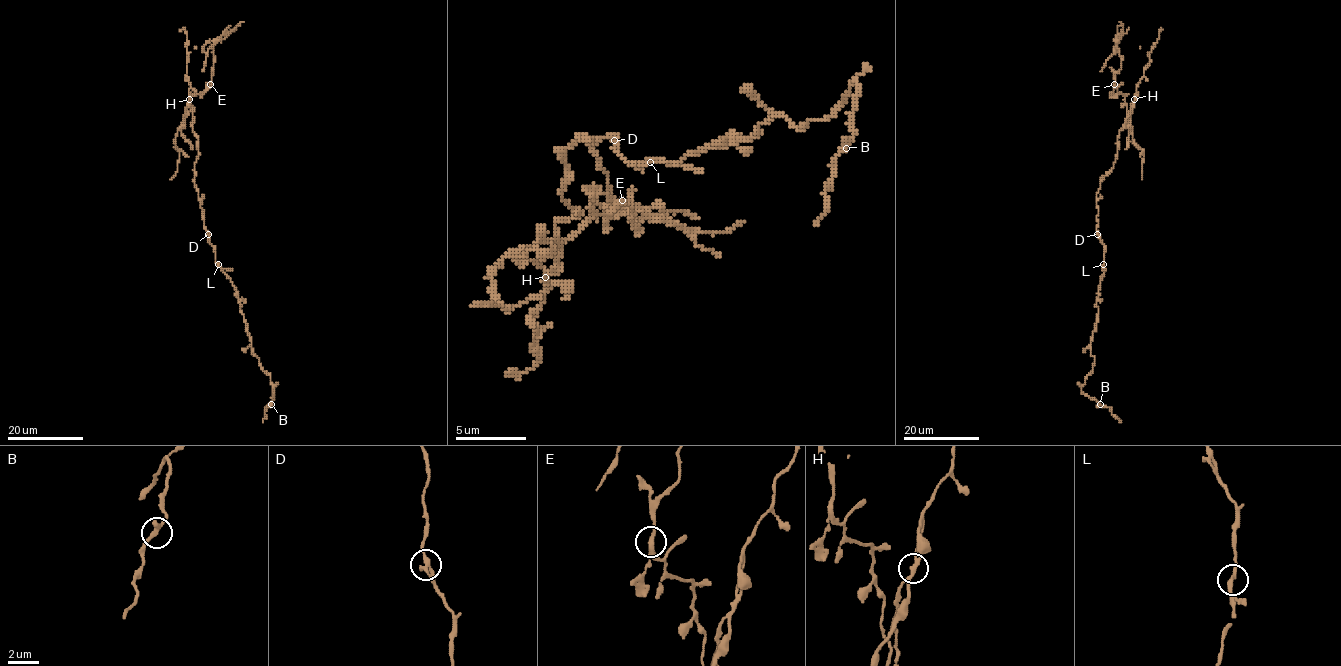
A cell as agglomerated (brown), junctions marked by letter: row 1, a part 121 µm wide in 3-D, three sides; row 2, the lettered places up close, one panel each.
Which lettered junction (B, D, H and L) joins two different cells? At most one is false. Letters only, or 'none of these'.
H

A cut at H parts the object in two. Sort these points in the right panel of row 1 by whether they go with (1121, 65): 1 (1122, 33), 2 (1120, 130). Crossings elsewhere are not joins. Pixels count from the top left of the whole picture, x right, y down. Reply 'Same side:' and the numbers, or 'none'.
Same side: 1

